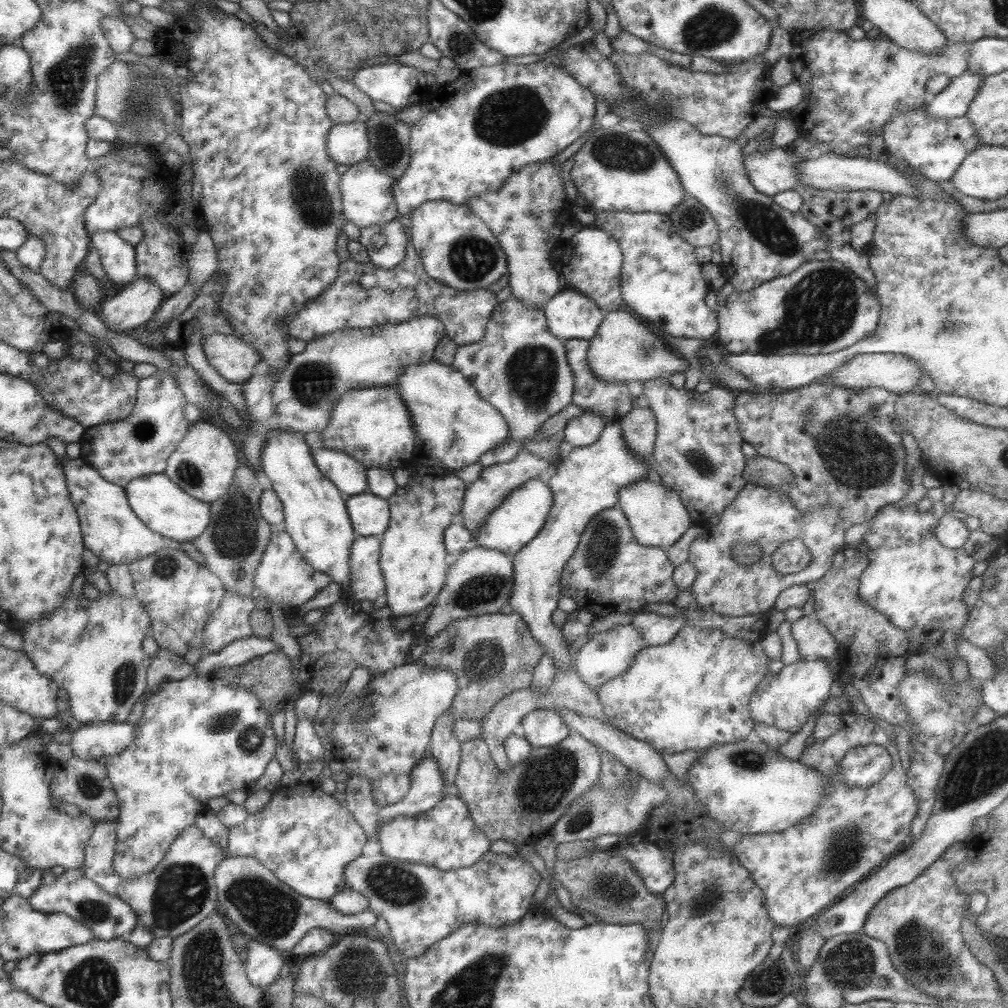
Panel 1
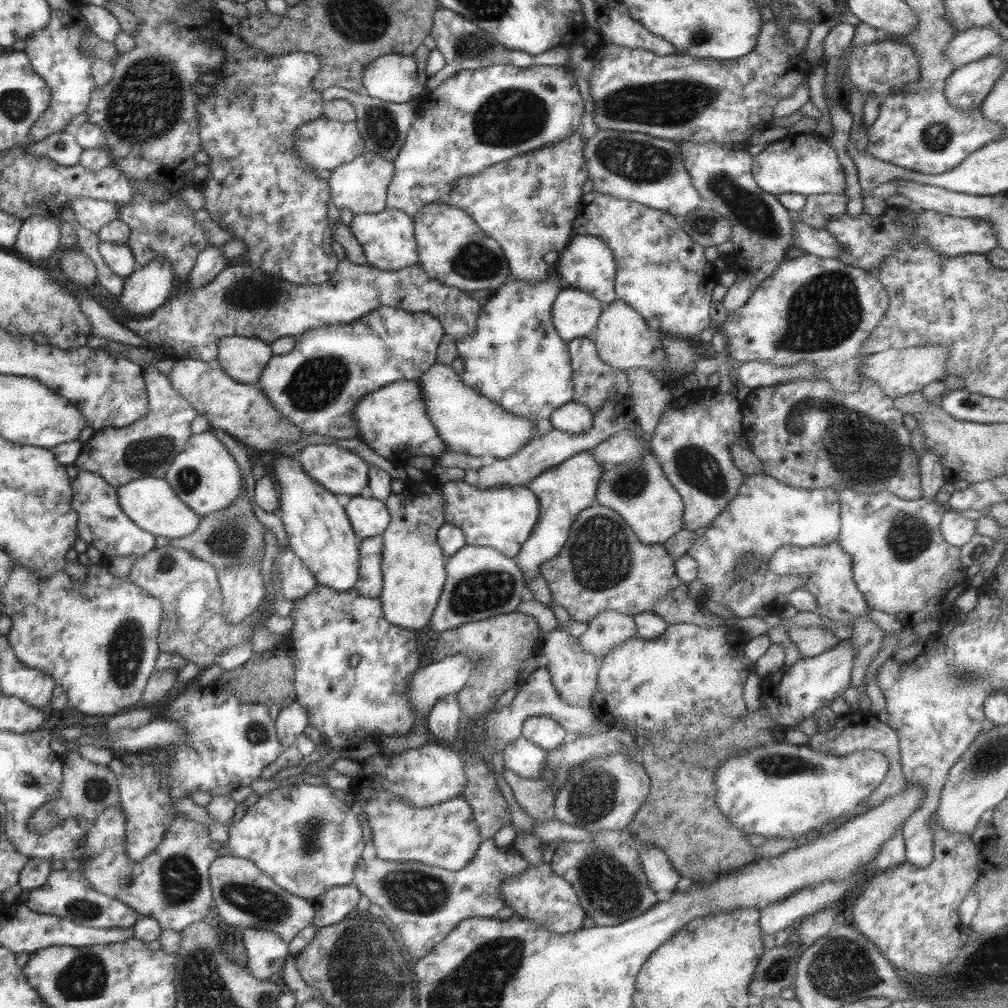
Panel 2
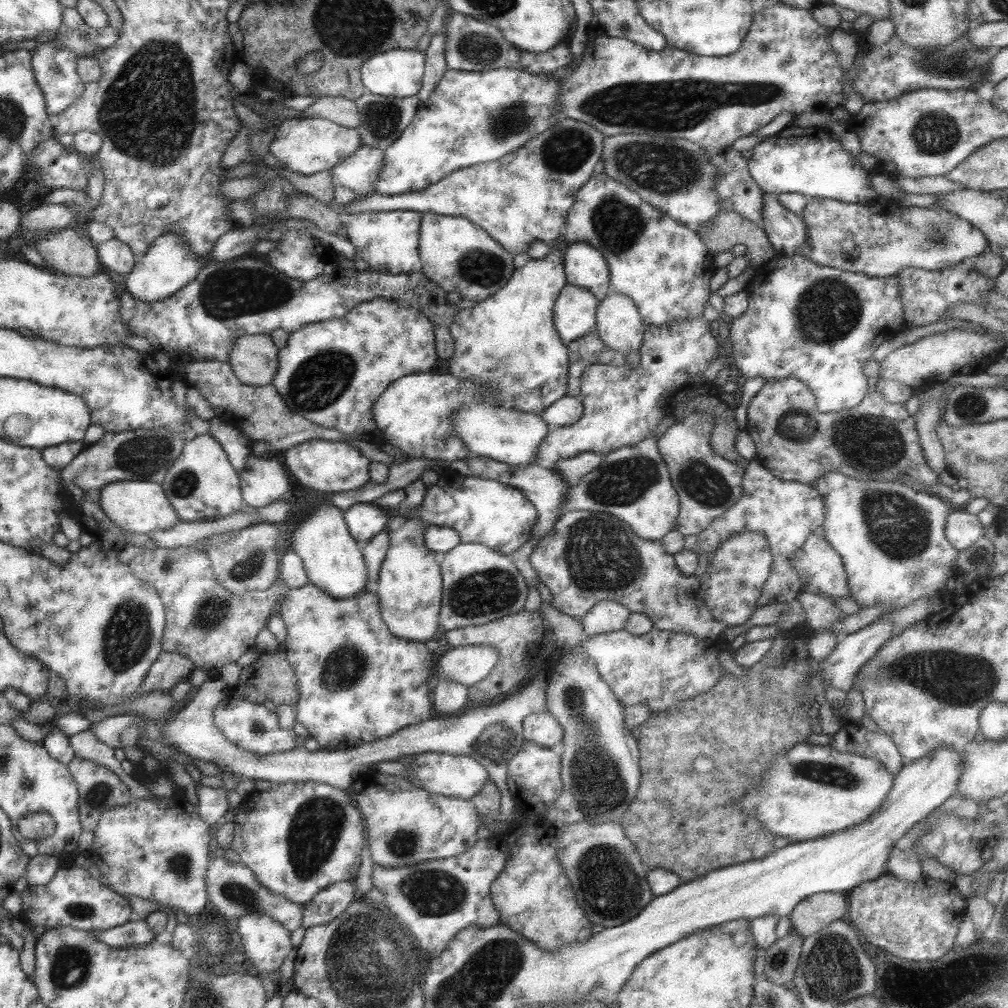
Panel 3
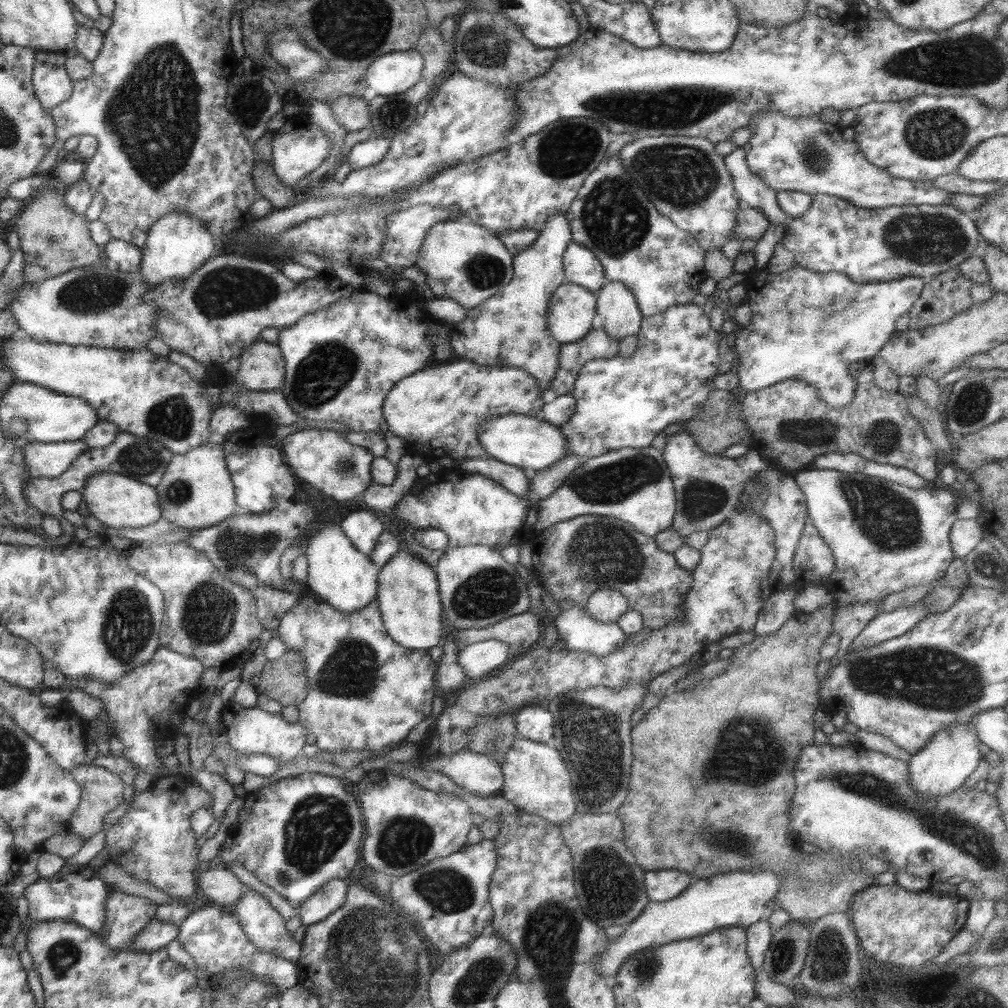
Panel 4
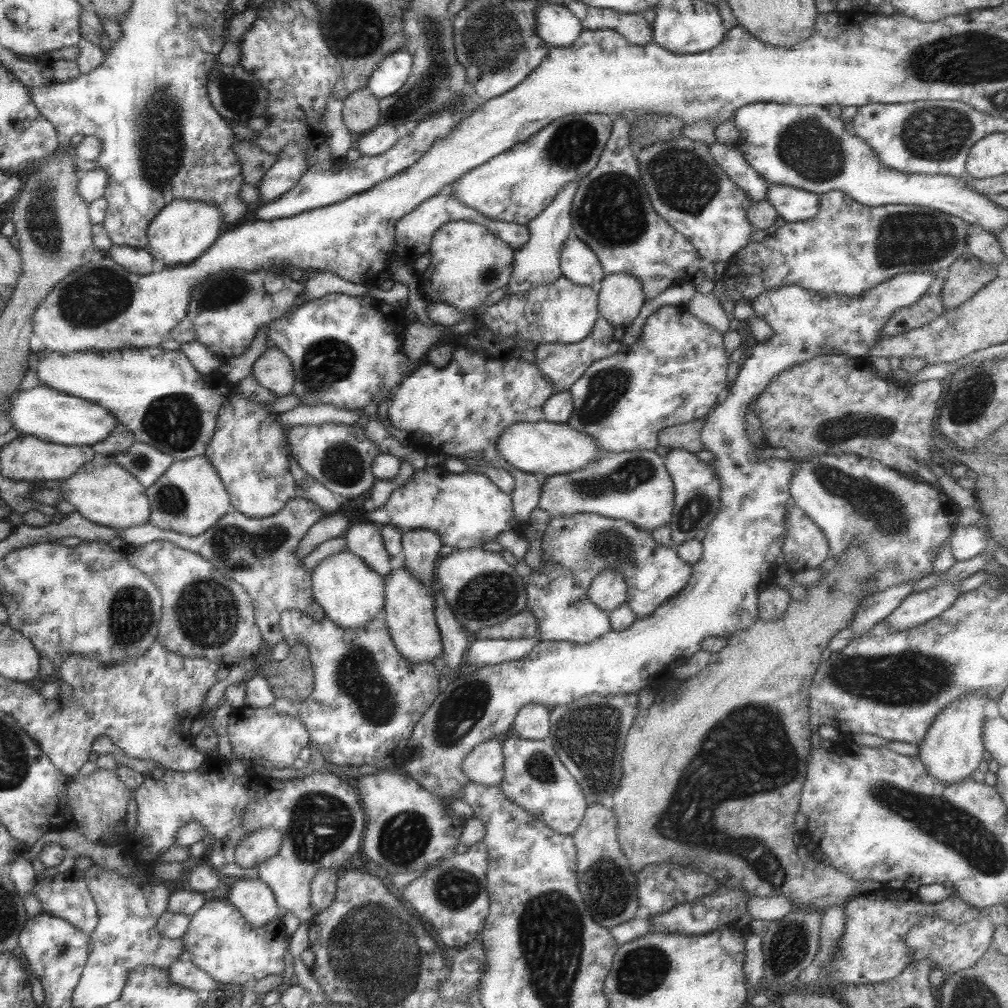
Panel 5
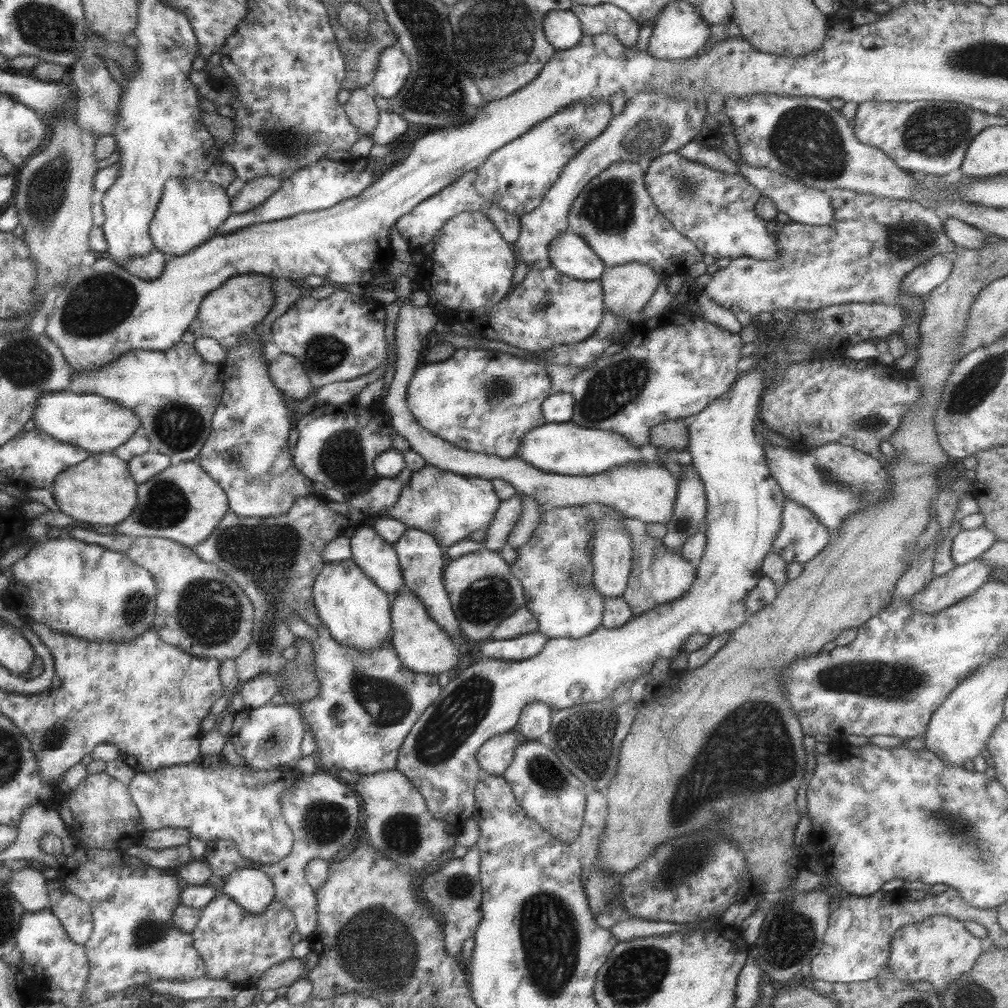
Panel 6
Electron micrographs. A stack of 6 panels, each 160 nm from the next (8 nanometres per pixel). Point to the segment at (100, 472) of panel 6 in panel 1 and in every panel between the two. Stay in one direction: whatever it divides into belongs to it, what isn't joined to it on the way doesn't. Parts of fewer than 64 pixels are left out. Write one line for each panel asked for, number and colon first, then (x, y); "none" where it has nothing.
1: (163, 507)
2: (149, 502)
3: (139, 507)
4: (116, 501)
5: (100, 490)

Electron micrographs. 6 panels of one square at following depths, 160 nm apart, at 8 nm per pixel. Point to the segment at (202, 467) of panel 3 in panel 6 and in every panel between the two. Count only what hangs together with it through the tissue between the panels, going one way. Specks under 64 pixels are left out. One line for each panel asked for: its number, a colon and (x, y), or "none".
4: (194, 492)
5: (188, 498)
6: (181, 503)

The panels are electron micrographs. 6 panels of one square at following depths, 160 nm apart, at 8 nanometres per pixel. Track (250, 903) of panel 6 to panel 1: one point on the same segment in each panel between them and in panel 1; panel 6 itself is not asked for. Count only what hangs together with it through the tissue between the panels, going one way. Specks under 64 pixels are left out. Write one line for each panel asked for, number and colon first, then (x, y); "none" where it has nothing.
1: (262, 965)
2: (266, 953)
3: (265, 942)
4: (263, 926)
5: (253, 899)

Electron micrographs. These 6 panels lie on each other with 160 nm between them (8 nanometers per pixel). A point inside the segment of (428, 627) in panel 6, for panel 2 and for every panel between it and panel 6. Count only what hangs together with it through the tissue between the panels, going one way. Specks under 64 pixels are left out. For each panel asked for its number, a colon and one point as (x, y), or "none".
2: (412, 565)
3: (408, 590)
4: (407, 596)
5: (408, 608)

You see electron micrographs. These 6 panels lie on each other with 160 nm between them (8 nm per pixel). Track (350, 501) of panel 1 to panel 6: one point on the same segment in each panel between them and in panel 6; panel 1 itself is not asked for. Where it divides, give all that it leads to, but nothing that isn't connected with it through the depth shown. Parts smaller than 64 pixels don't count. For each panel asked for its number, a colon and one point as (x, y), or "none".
2: (367, 516)
3: (363, 520)
4: (362, 528)
5: (363, 539)
6: (377, 559)

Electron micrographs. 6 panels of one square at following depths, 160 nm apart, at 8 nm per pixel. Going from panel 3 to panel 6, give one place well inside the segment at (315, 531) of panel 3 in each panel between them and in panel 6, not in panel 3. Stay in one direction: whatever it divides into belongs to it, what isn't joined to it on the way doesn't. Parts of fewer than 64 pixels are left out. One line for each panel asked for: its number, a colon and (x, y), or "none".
4: (340, 575)
5: (348, 592)
6: (356, 612)

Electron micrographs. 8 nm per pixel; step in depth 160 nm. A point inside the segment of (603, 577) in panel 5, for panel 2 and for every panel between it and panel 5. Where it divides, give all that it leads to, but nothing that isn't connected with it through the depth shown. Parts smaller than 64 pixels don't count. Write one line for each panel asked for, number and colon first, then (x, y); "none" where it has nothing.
2: (608, 629)
3: (605, 616)
4: (605, 605)

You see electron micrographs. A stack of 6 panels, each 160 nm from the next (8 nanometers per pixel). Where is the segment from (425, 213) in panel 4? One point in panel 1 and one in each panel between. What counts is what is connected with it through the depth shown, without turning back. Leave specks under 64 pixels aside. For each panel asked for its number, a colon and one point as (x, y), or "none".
1: (385, 245)
2: (387, 239)
3: (387, 241)

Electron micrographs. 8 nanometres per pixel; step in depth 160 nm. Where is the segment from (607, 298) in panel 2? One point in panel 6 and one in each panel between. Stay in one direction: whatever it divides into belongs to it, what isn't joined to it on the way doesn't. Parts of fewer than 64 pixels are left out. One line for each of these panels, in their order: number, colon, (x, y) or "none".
3: (584, 267)
4: (579, 265)
5: (577, 263)
6: (568, 254)

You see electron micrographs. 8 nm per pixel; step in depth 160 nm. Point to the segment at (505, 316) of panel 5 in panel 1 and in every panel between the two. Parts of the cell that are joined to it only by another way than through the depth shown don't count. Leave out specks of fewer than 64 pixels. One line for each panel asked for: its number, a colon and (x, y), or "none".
1: (569, 315)
2: (574, 313)
3: (574, 308)
4: (570, 315)

